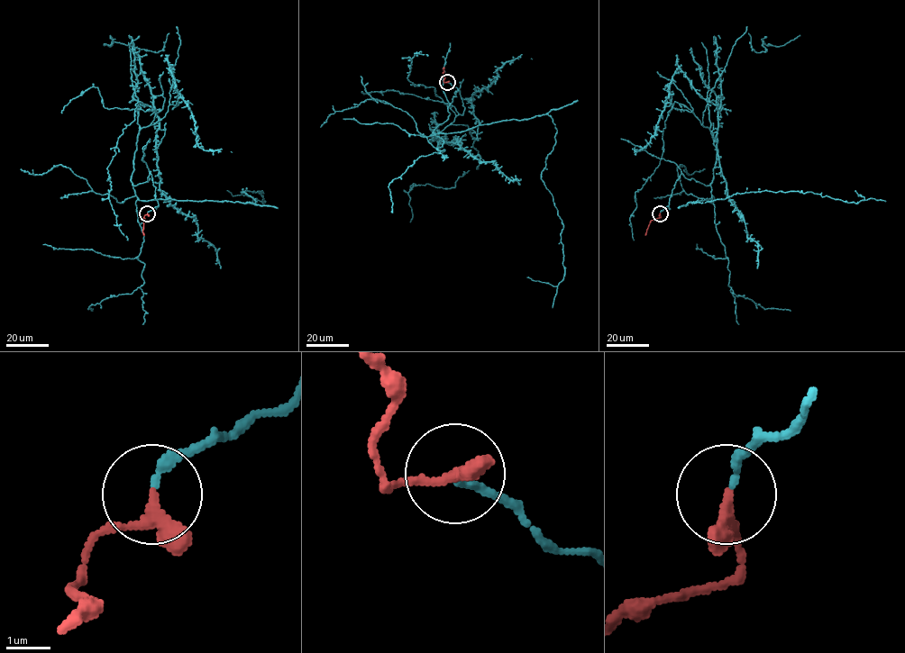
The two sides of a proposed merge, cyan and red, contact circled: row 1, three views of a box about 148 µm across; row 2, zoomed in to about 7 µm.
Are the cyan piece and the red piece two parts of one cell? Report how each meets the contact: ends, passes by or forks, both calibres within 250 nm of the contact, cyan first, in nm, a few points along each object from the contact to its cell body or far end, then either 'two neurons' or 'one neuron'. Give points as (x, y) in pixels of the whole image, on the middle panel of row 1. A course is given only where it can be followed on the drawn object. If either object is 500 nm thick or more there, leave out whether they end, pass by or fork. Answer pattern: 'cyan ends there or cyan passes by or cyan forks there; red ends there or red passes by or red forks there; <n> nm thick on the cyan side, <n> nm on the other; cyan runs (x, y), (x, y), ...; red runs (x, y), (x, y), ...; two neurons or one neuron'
cyan ends there; red passes by; 180 nm thick on the cyan side, 240 nm on the other; cyan runs (447, 82), (458, 90), (434, 133), (544, 114), (555, 125), (541, 179), (563, 225), (564, 276), (527, 277); red runs (447, 82), (443, 82), (444, 68); one neuron

